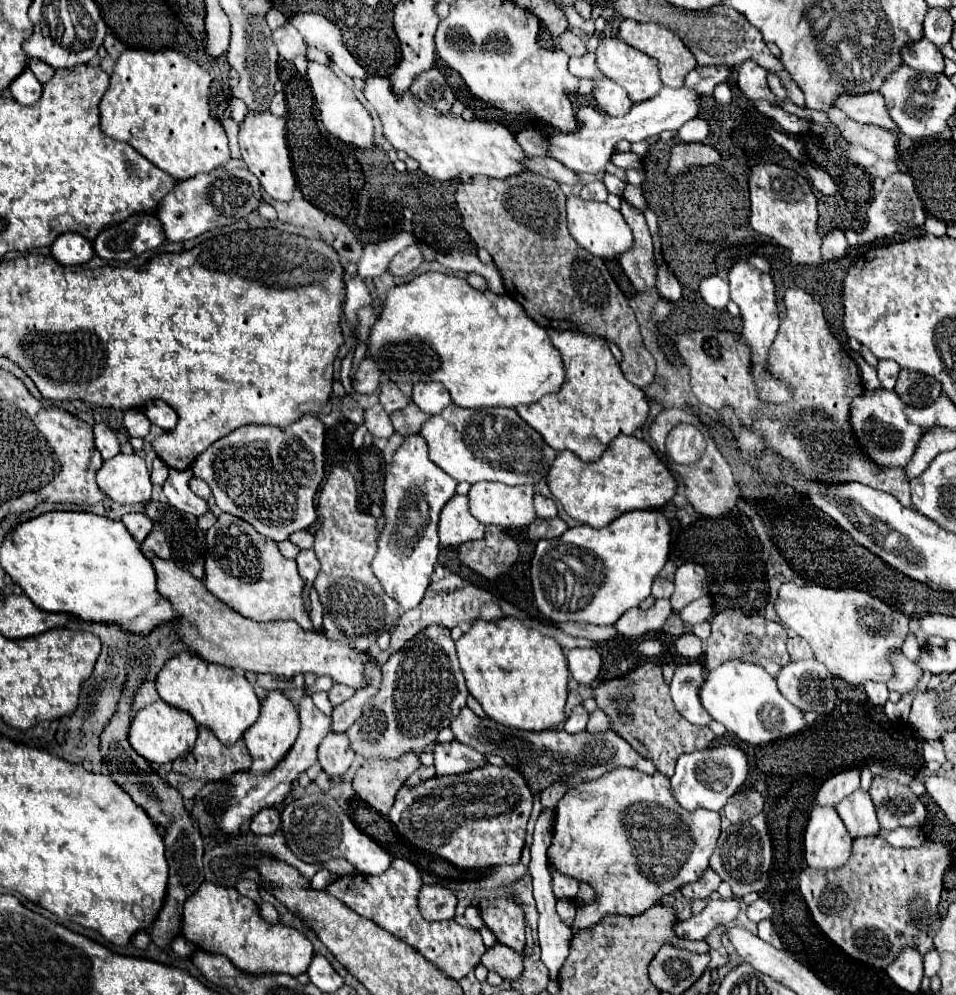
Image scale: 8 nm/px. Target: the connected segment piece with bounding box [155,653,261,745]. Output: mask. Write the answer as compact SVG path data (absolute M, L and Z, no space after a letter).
M179 653L171 657L159 671L155 687L167 705L187 711L197 725L209 727L223 745L233 745L259 717L261 703L243 675L233 669L221 669L219 665L207 663L193 653Z

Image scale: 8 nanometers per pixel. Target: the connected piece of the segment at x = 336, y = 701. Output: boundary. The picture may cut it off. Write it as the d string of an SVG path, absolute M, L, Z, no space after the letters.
M335 683L335 685L331 687L331 691L329 691L329 701L331 701L331 705L341 705L341 703L347 701L353 693L355 693L355 691L353 691L351 687L345 687L345 685Z

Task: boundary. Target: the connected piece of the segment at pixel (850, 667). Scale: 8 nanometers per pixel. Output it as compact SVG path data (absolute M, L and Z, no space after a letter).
M785 583L775 609L789 629L807 639L815 651L815 659L825 663L833 675L857 687L865 681L889 681L895 675L889 655L891 651L899 651L911 633L909 617L891 609L879 597L857 589L831 589L815 583L799 587Z

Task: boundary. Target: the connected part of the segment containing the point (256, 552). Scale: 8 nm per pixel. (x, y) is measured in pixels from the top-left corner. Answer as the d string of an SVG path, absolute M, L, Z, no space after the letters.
M223 513L207 531L207 545L205 587L215 597L247 619L259 622L292 620L297 621L306 631L313 629L309 613L303 605L305 583L297 573L295 559L285 559L279 553L275 541L255 533L255 529L251 529L251 525L239 517Z

